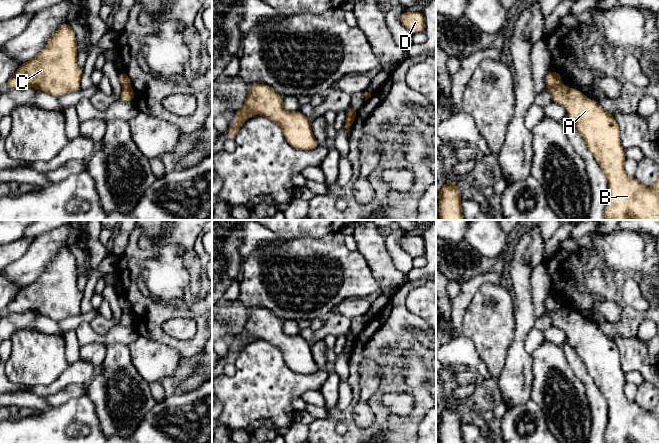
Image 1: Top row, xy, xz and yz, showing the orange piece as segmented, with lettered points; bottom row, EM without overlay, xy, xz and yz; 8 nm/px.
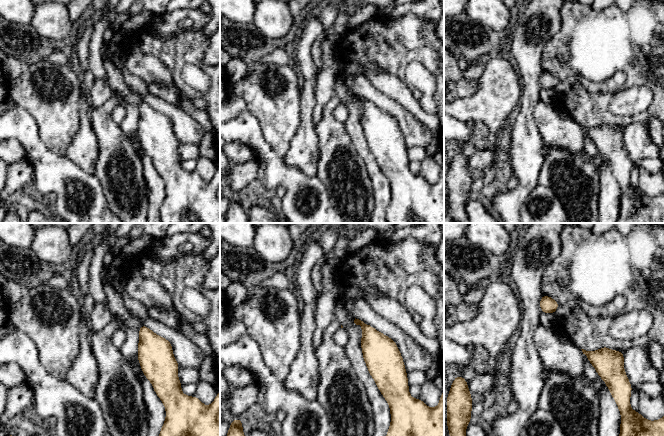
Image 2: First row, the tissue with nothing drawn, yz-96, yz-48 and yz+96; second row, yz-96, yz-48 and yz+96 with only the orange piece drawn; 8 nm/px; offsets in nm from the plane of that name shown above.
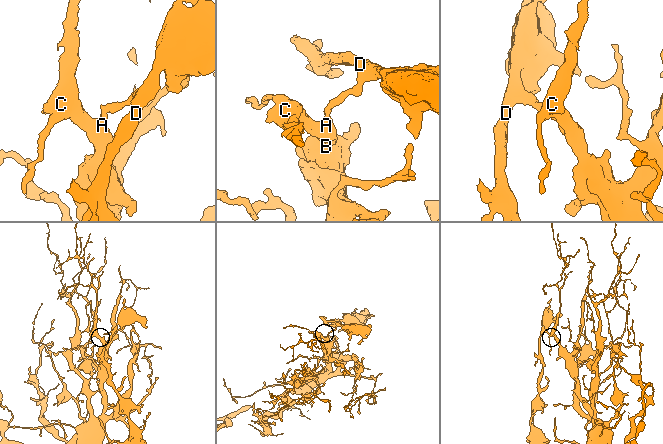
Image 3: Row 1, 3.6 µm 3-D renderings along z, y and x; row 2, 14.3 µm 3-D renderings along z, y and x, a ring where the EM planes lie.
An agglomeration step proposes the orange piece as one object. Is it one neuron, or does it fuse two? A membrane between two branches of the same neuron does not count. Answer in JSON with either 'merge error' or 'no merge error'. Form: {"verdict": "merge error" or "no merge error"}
{"verdict": "merge error"}

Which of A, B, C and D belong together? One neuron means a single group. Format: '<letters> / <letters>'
A B C / D

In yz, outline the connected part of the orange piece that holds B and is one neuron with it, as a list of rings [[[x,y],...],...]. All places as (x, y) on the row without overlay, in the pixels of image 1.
[[[561,308],[557,311],[548,312],[552,318],[553,326],[562,328],[567,335],[570,345],[581,358],[587,372],[593,378],[601,394],[608,404],[608,422],[605,429],[606,444],[659,444],[659,398],[656,406],[651,410],[645,410],[636,401],[629,401],[624,393],[626,385],[625,373],[620,365],[620,353],[612,338],[603,333],[595,325],[587,322],[577,312],[570,313]]]

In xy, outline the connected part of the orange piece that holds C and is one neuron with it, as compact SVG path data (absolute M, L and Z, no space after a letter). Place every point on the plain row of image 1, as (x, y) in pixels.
M64 247L34 282L18 291L6 311L35 312L56 322L78 316L83 293L77 287L77 276L75 257L70 247Z

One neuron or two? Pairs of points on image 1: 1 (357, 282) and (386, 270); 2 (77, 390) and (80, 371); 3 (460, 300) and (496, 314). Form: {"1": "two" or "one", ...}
{"1": "two", "2": "two", "3": "two"}

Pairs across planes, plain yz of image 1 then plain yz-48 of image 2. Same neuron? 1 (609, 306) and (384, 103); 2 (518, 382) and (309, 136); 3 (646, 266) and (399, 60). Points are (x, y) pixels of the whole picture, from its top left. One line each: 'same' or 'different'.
1: different
2: same
3: same

